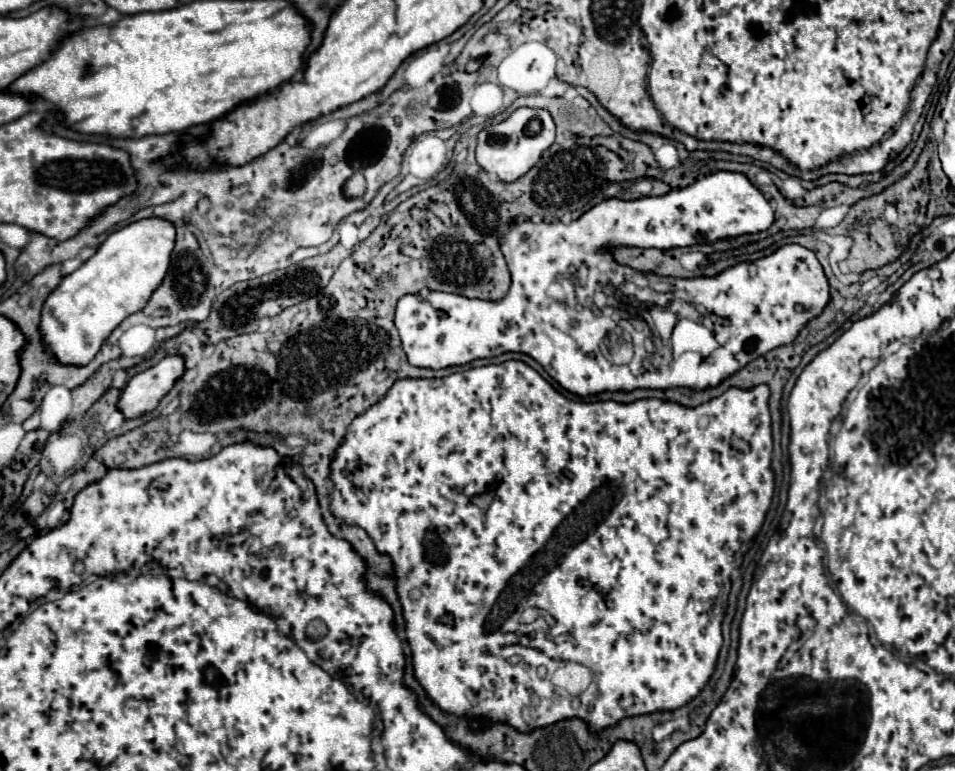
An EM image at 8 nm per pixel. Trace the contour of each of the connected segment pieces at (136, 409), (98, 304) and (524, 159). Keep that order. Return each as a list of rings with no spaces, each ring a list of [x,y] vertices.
[[[168,355],[158,365],[134,375],[118,399],[118,409],[124,419],[136,419],[154,411],[182,373],[184,359],[180,355]]]
[[[142,219],[114,231],[72,275],[64,277],[42,307],[42,341],[60,365],[88,365],[102,341],[132,313],[140,311],[162,283],[176,231],[164,219]]]
[[[516,109],[504,123],[484,127],[478,135],[476,161],[486,171],[496,175],[504,183],[512,183],[528,173],[542,153],[554,143],[554,121],[546,109]]]

